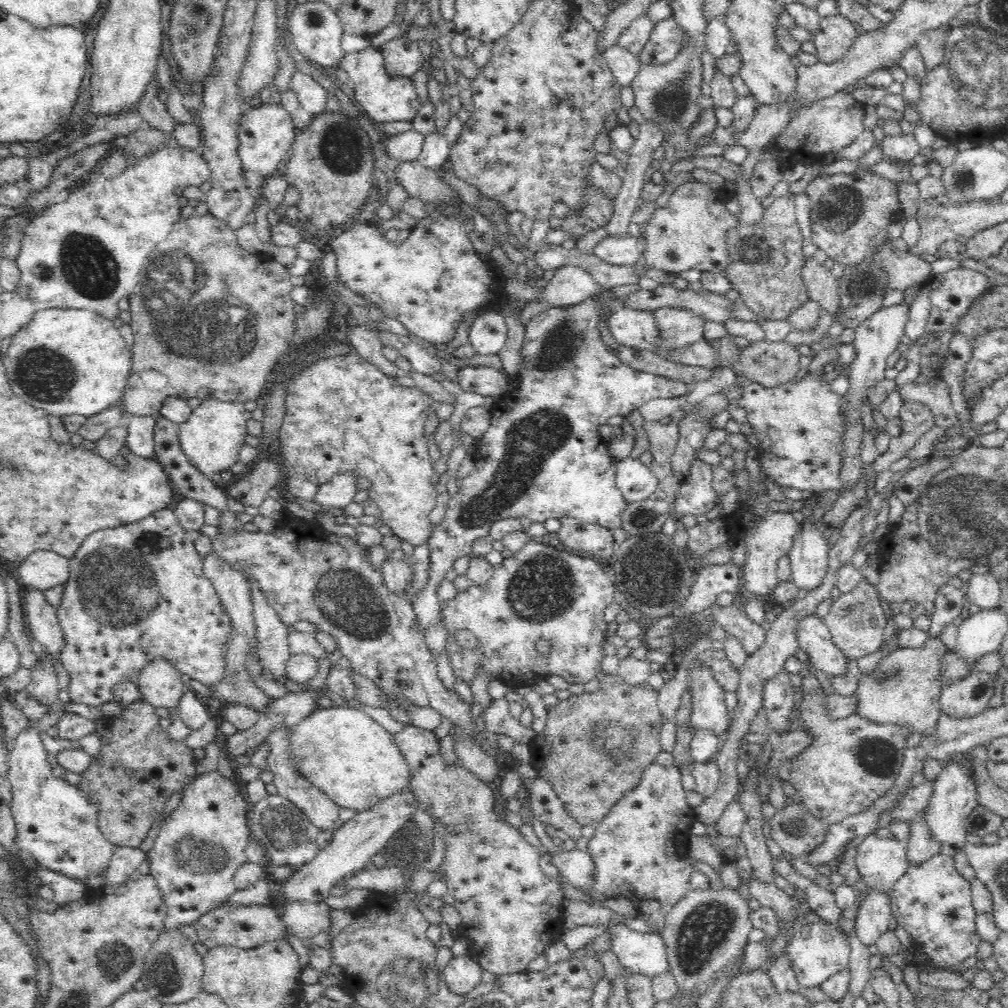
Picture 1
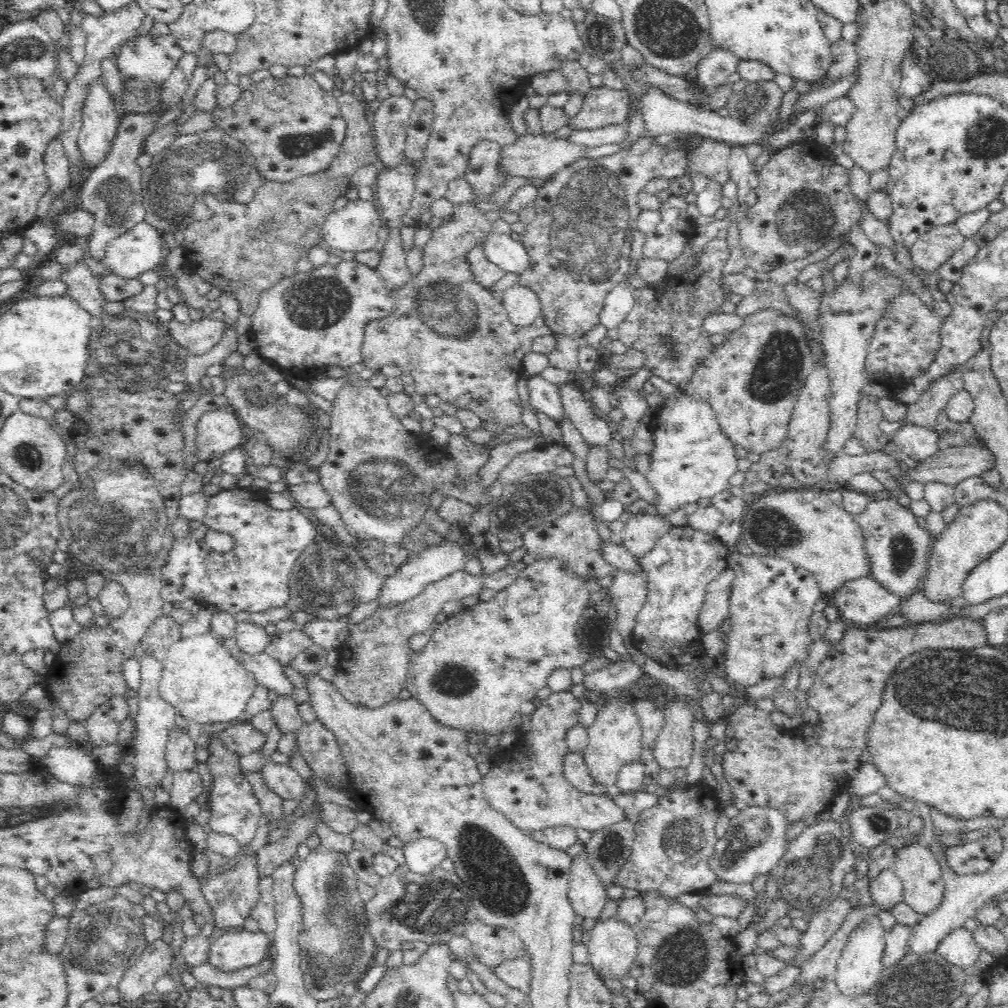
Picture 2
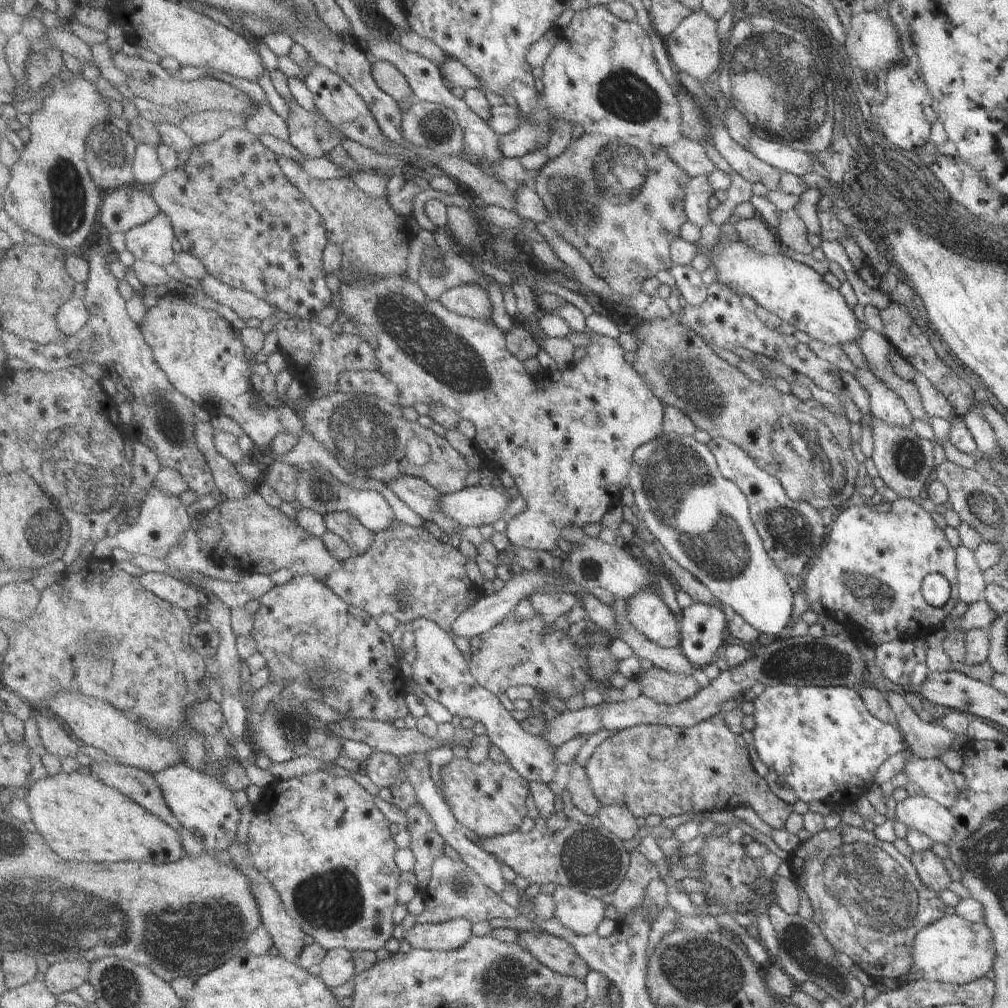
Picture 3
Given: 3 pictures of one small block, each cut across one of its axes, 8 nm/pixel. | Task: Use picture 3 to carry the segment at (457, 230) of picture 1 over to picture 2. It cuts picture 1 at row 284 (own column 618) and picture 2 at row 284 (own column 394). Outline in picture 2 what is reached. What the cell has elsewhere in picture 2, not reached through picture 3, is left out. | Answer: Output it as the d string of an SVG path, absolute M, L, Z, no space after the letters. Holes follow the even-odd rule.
M350 260L350 262L341 262L337 266L331 265L322 266L322 268L314 268L310 272L299 272L294 276L279 280L274 286L265 290L260 297L260 302L256 312L251 316L251 329L247 332L249 338L254 341L254 350L262 358L265 358L267 362L276 366L285 375L289 375L295 378L309 380L313 377L318 377L324 374L329 366L346 367L353 364L362 362L361 346L362 338L364 338L364 326L372 320L384 318L390 314L390 310L394 308L394 302L396 302L395 291L388 291L384 285L382 285L382 277L374 271L374 269L368 266L363 266L358 262Z

